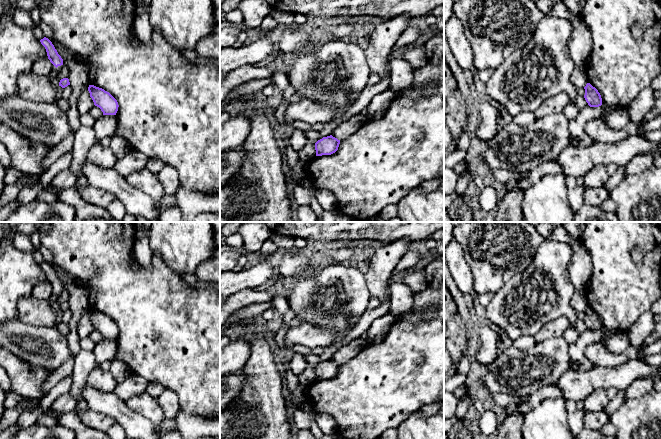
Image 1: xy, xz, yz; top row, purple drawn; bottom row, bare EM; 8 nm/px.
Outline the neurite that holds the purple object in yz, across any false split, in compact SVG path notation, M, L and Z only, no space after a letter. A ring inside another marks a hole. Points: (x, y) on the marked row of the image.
M587 83L584 89L584 98L590 107L599 107L602 105L601 95L595 87L590 83Z

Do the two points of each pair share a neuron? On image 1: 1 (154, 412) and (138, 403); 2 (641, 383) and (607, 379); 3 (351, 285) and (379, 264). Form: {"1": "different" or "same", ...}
{"1": "same", "2": "different", "3": "different"}

